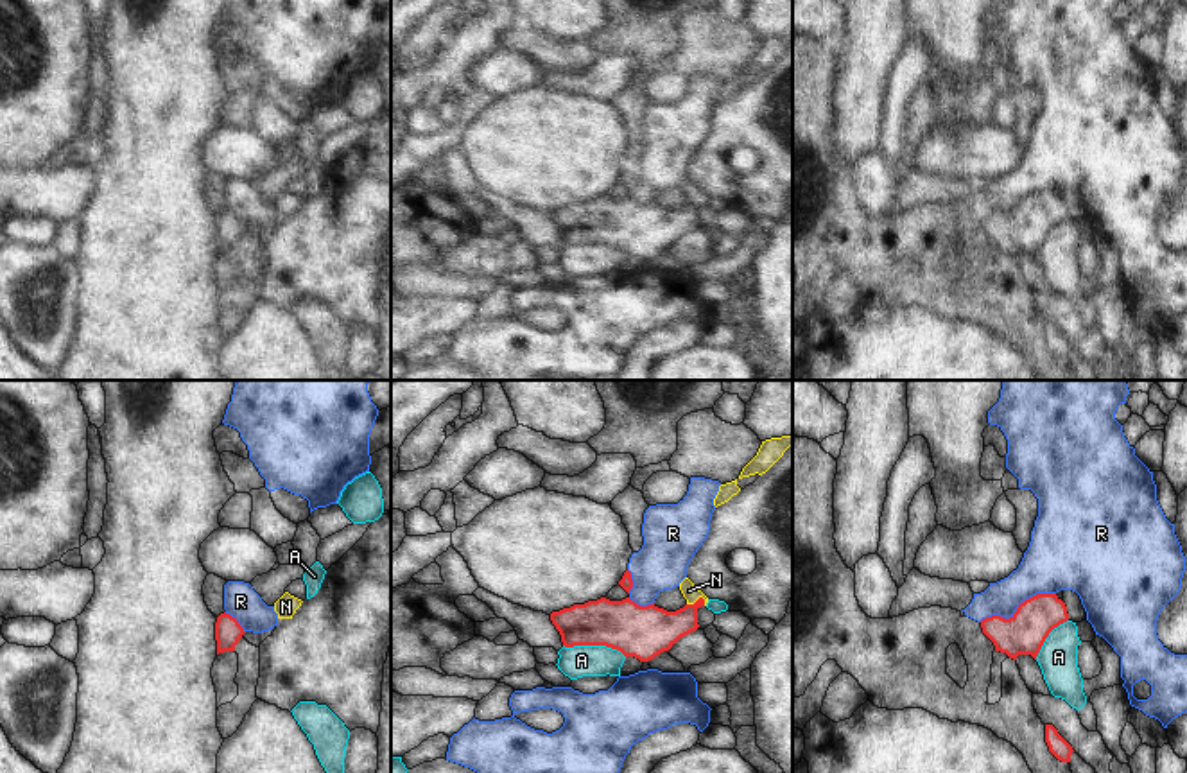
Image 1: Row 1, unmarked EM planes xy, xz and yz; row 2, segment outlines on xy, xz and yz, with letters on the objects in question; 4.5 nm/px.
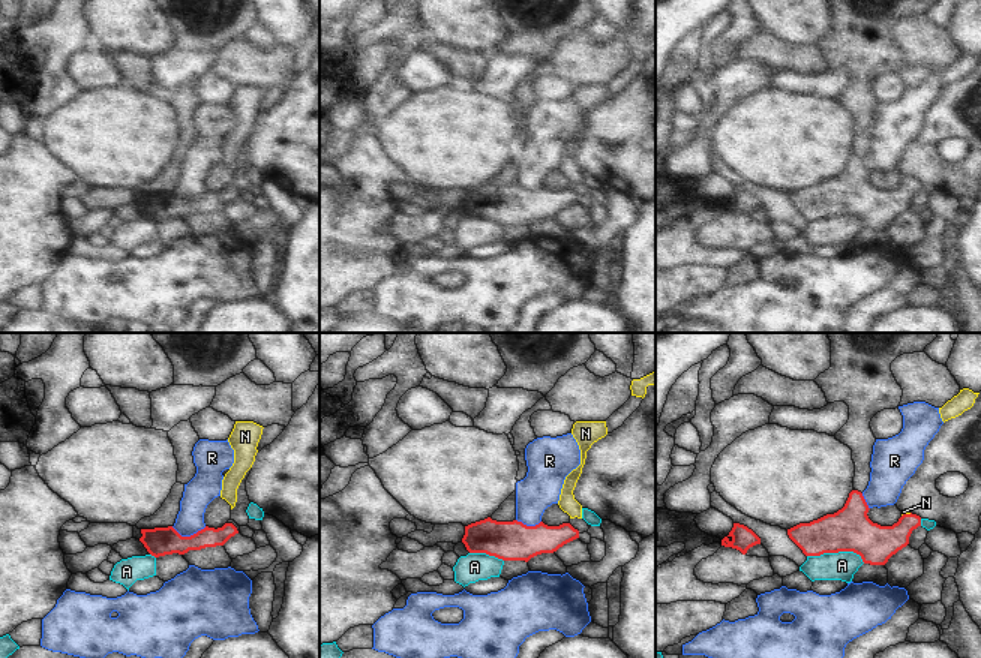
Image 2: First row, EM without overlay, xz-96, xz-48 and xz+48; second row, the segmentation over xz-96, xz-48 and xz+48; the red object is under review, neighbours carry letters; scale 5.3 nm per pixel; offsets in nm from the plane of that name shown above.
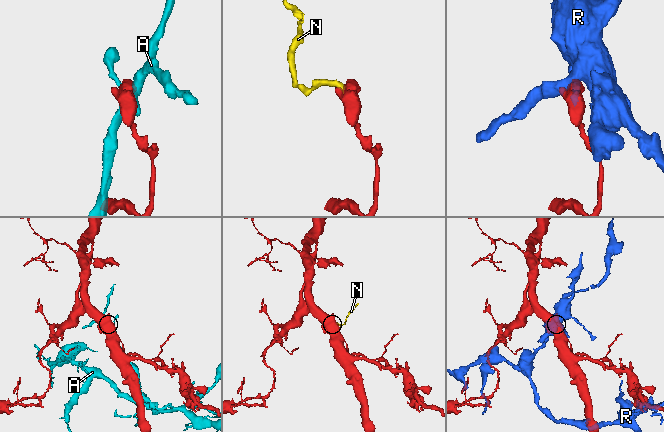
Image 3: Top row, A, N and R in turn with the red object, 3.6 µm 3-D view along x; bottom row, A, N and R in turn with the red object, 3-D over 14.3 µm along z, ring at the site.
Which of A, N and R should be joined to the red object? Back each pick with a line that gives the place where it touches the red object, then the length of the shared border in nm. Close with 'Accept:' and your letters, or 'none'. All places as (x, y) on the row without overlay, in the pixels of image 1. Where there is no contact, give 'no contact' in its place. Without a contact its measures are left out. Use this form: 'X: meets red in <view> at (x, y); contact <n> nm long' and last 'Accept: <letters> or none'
N: meets red in xz at (698, 198); contact 90 nm long
Accept: N

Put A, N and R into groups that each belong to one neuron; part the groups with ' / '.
A / N / R

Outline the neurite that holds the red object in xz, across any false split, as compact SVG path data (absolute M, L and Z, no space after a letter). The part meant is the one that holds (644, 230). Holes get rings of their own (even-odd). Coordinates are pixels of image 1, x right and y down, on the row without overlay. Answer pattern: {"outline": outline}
{"outline": "M689 176L680 181L680 188L687 203L676 210L658 206L654 201L640 204L629 195L622 199L601 195L552 210L550 219L565 246L606 244L626 256L649 260L699 226L697 208L706 204L708 195Z"}

